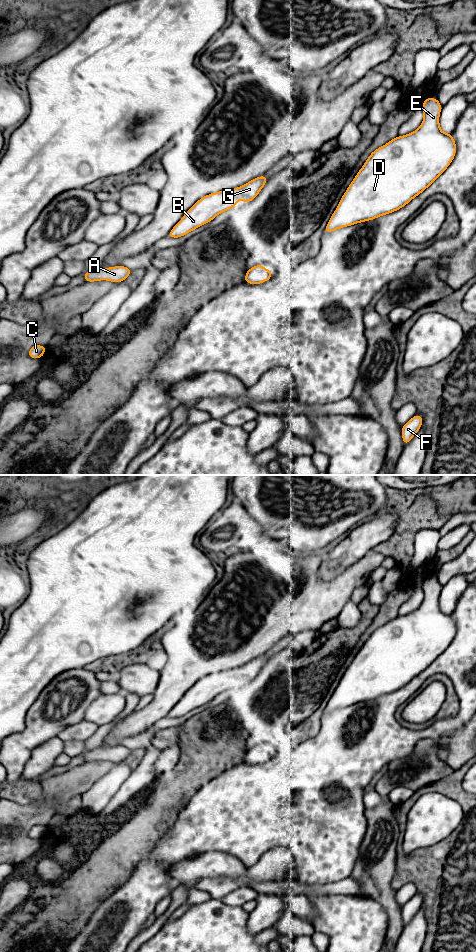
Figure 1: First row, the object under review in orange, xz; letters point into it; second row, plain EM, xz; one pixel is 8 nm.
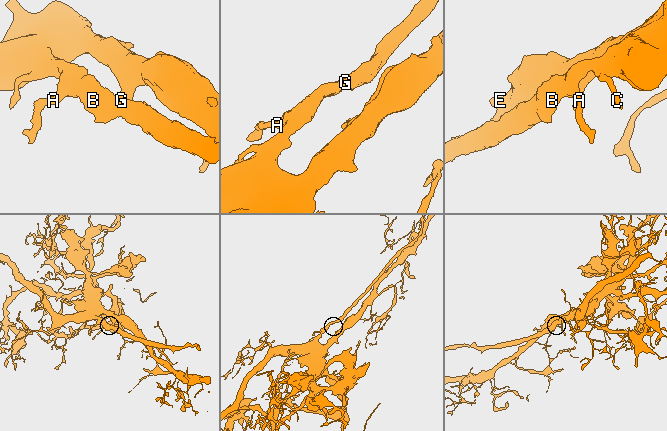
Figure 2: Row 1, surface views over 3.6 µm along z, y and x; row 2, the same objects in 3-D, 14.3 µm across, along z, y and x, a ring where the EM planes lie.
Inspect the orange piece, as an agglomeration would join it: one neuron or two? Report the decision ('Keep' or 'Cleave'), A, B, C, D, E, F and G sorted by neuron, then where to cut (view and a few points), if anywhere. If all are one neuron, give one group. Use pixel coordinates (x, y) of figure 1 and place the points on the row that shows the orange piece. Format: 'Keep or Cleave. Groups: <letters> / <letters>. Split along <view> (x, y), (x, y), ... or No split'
Keep. Groups: A B C D E F G. No split

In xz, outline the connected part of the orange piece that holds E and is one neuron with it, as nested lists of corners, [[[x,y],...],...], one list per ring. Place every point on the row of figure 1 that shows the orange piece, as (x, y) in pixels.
[[[437,98],[424,99],[421,107],[424,119],[420,127],[407,135],[397,136],[369,155],[343,194],[324,234],[401,209],[447,169],[456,155],[456,143],[452,134],[440,130],[442,106]]]

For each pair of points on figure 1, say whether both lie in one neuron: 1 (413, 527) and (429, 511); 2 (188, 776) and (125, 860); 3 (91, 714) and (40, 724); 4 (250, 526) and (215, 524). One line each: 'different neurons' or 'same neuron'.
1: same neuron
2: same neuron
3: different neurons
4: same neuron

